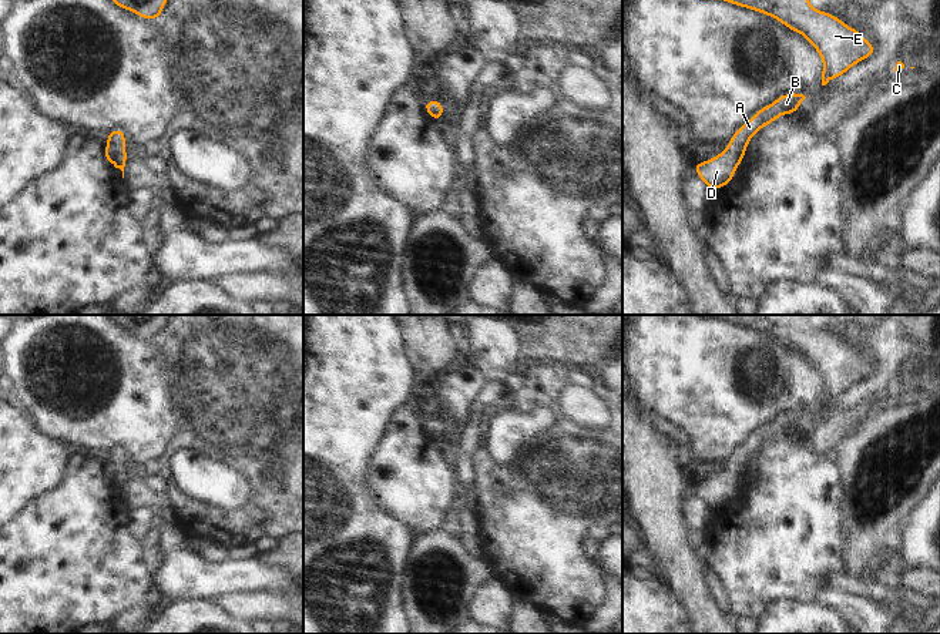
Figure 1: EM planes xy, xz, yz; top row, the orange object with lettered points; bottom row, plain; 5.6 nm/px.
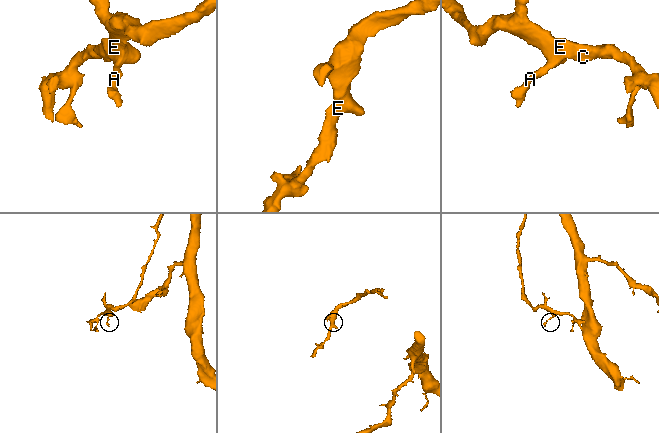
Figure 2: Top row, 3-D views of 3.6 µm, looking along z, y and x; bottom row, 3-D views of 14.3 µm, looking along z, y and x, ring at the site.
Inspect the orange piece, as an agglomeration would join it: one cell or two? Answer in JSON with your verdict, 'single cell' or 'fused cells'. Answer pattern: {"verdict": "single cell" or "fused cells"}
{"verdict": "single cell"}

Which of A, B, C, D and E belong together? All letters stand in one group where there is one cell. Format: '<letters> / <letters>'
A B C D E

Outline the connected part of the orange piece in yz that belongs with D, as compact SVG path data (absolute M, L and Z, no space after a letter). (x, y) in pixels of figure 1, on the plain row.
M798 410L779 415L772 423L758 429L742 446L736 447L726 467L704 480L692 482L695 493L709 509L722 509L735 497L735 489L741 484L751 457L768 443L775 442L782 433L790 435L799 430L806 416Z

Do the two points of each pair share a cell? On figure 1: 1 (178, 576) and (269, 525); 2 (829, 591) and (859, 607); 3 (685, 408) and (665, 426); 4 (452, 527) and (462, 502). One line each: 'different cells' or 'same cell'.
1: different cells
2: same cell
3: different cells
4: same cell

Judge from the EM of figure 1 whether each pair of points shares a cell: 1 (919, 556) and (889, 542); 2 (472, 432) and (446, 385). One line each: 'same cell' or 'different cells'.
1: different cells
2: different cells

